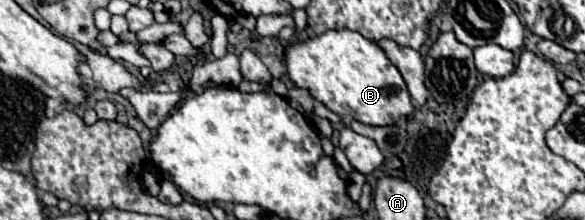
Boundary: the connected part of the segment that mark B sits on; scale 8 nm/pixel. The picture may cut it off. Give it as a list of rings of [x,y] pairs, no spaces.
[[[325,31],[317,37],[297,41],[285,49],[283,63],[295,87],[307,89],[313,99],[341,117],[351,117],[367,125],[393,125],[399,117],[411,117],[413,113],[407,85],[397,67],[377,43],[355,31]]]

